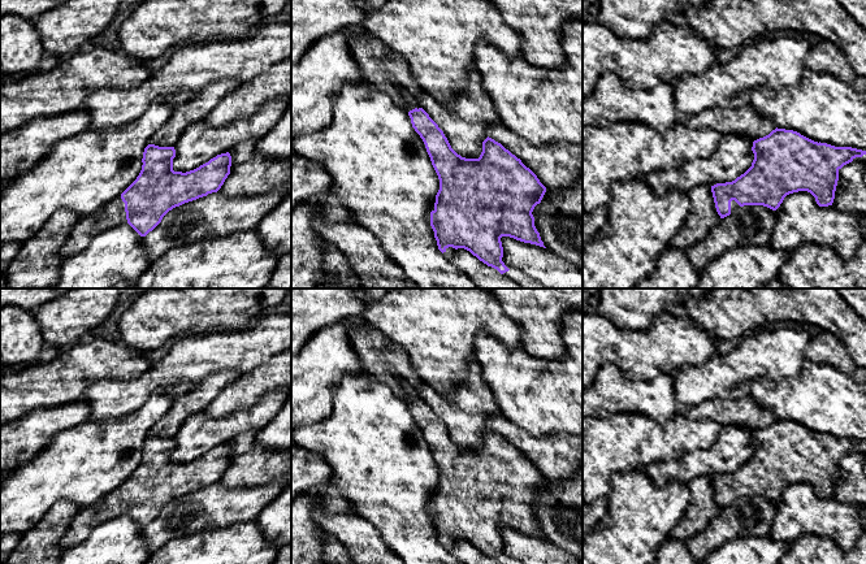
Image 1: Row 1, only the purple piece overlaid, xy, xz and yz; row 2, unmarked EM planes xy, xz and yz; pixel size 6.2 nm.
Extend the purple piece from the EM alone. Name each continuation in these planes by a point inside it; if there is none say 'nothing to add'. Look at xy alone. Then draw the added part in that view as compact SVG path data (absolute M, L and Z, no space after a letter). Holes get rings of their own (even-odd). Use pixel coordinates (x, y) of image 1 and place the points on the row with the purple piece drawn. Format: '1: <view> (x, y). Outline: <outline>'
1: xy (112, 215). Outline: M118 195L94 214L79 218L61 247L61 257L66 259L82 252L99 233L125 224L127 224L125 203Z

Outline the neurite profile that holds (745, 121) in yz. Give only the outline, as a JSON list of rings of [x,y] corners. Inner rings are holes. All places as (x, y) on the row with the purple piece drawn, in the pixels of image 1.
[[[750,105],[739,109],[705,109],[687,117],[685,122],[693,129],[713,129],[722,135],[740,134],[753,142],[776,129],[772,120],[758,114]]]

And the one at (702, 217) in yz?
[[[711,186],[693,187],[688,195],[690,199],[690,212],[670,243],[671,247],[683,251],[688,251],[693,244],[702,240],[720,220],[715,208]]]

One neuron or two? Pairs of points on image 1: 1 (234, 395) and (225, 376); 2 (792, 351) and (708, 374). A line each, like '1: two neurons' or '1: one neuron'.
1: two neurons
2: one neuron

